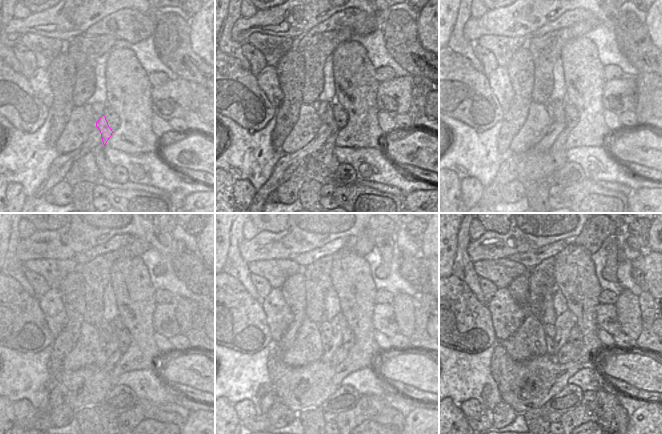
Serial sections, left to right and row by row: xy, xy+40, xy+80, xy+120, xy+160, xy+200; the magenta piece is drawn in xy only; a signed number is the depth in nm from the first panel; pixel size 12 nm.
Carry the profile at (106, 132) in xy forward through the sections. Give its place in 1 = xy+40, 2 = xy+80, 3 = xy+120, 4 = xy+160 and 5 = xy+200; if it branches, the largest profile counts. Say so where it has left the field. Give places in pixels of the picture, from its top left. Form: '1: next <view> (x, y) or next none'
1: next xy+40 (329, 121)
2: next xy+80 (555, 109)
3: next xy+120 (105, 330)
4: next xy+160 (325, 327)
5: next xy+200 (549, 329)

